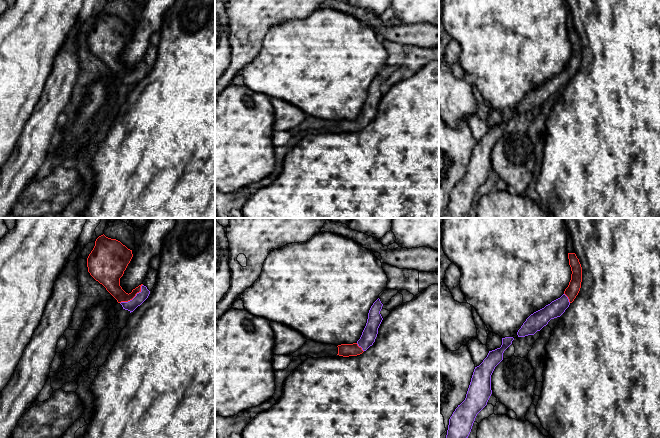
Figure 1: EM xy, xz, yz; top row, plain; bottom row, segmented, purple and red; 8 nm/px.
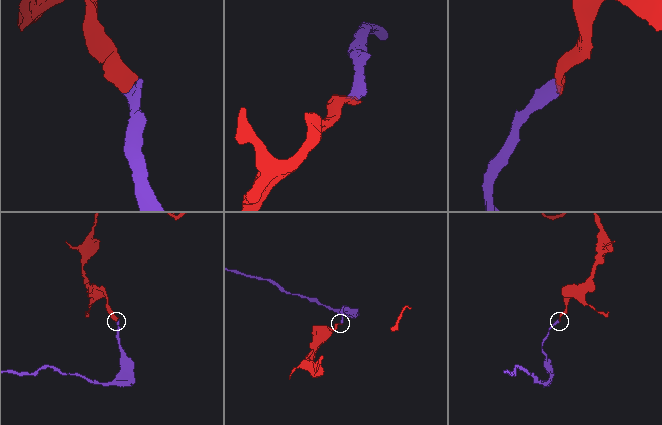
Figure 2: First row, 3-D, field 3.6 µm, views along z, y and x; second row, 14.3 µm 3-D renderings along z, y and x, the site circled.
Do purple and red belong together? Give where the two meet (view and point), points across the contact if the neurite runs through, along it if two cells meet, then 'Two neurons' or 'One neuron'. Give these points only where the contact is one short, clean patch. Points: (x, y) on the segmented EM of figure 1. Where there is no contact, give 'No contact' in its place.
Touches purple at xy (134, 297). Path across: xy (140, 297), (134, 297), (124, 297), (110, 277). One neuron

